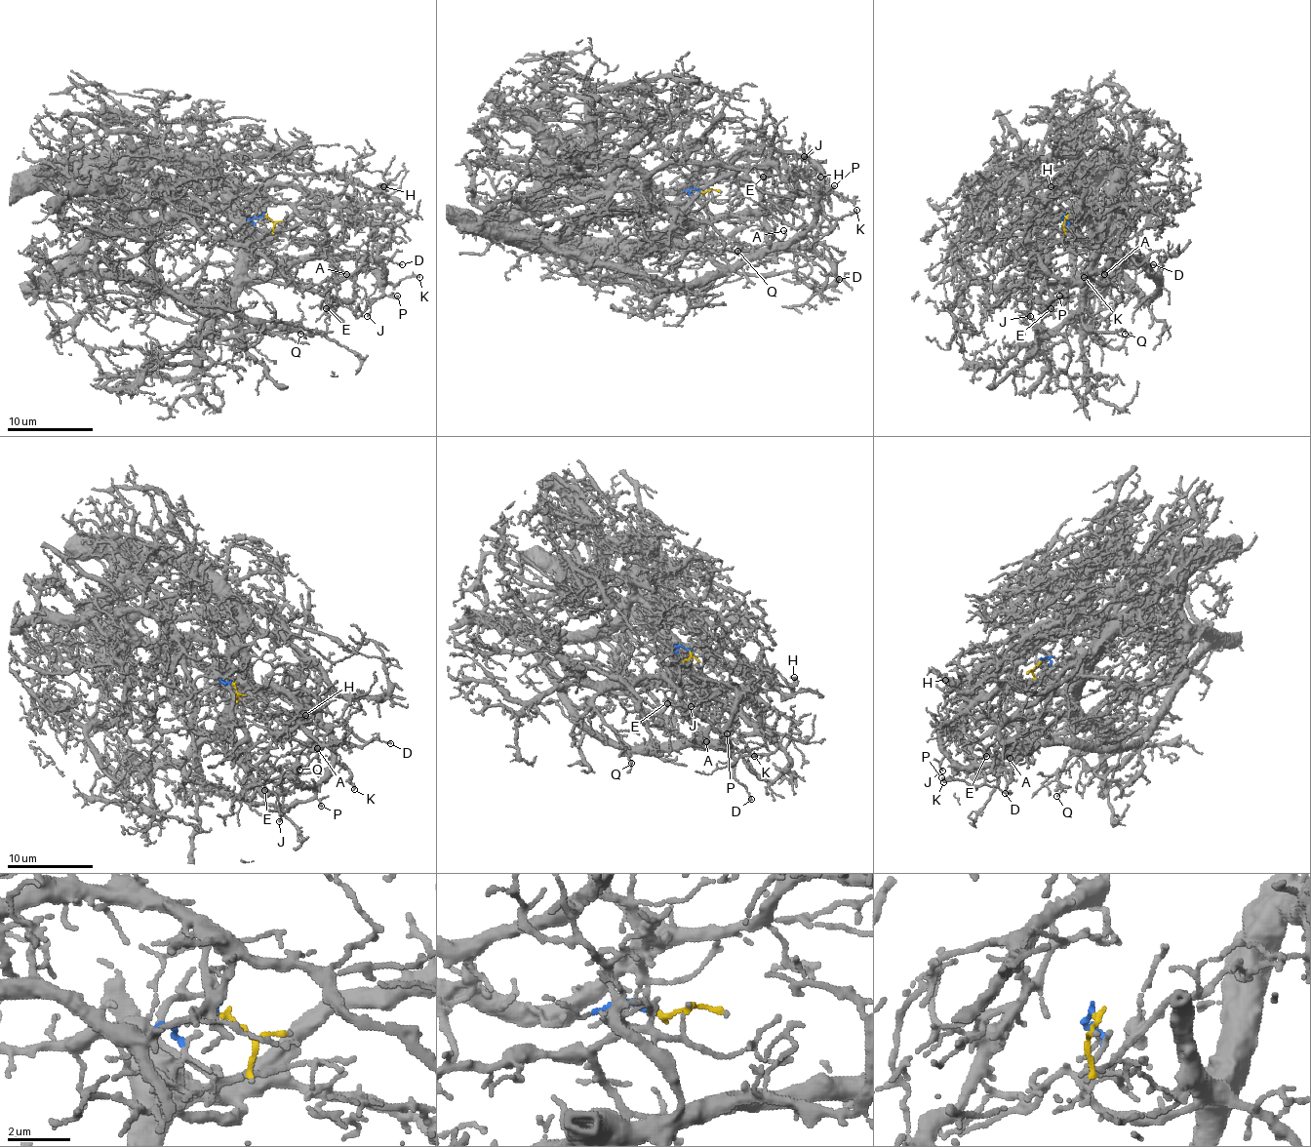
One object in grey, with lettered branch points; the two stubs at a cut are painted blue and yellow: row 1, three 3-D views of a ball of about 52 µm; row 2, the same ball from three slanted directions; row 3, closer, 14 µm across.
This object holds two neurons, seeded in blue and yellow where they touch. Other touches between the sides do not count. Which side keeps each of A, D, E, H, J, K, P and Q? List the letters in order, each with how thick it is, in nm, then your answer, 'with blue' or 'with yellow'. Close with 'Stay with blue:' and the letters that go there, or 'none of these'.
A: calibre 100 nm; with yellow
D: calibre 120 nm; with yellow
E: calibre 130 nm; with blue
H: calibre 110 nm; with blue
J: calibre 100 nm; with yellow
K: calibre 180 nm; with yellow
P: calibre 140 nm; with yellow
Q: calibre 140 nm; with blue
Stay with blue: E, H, Q

